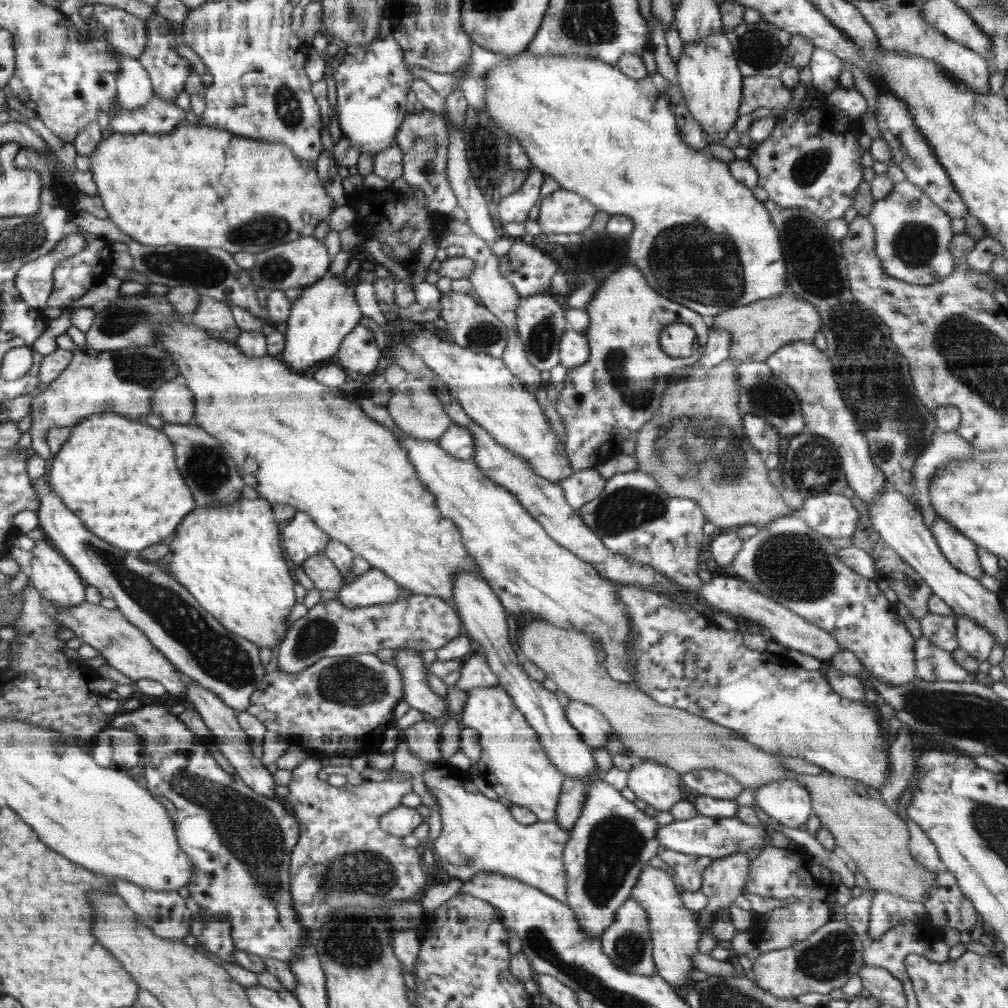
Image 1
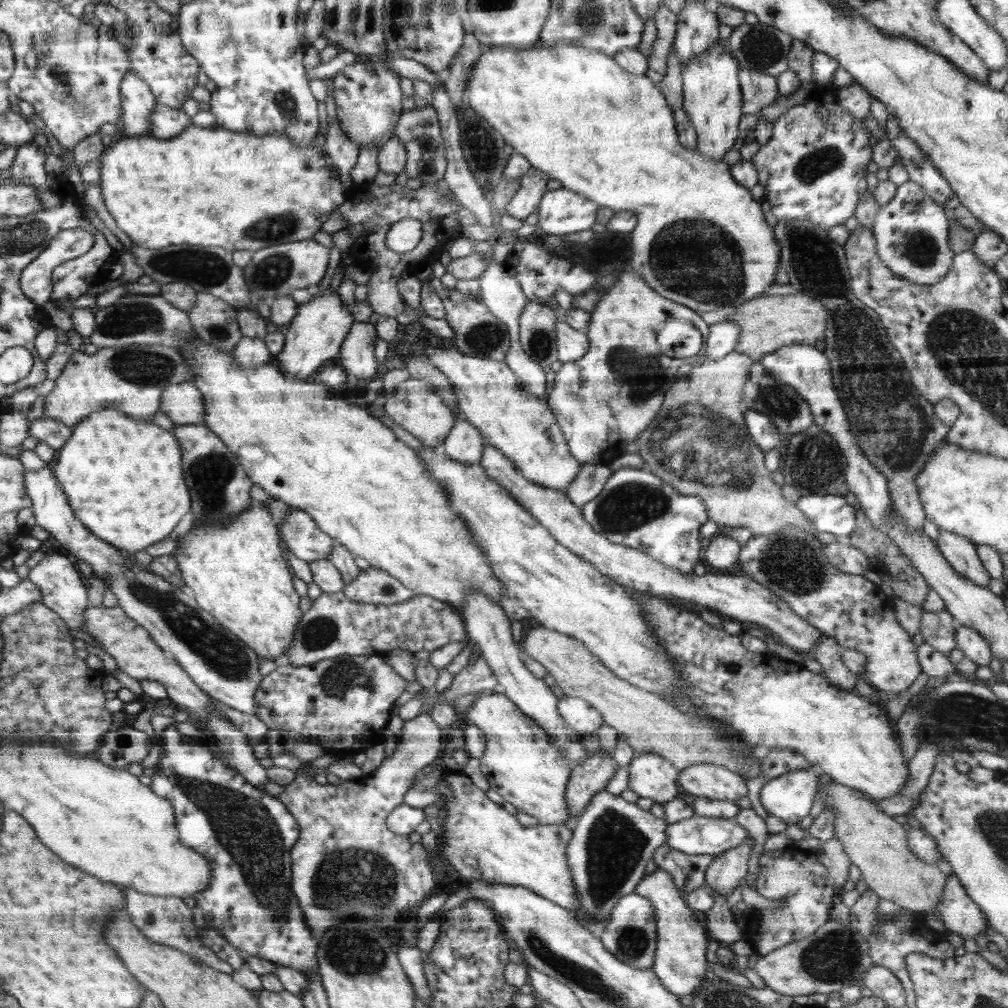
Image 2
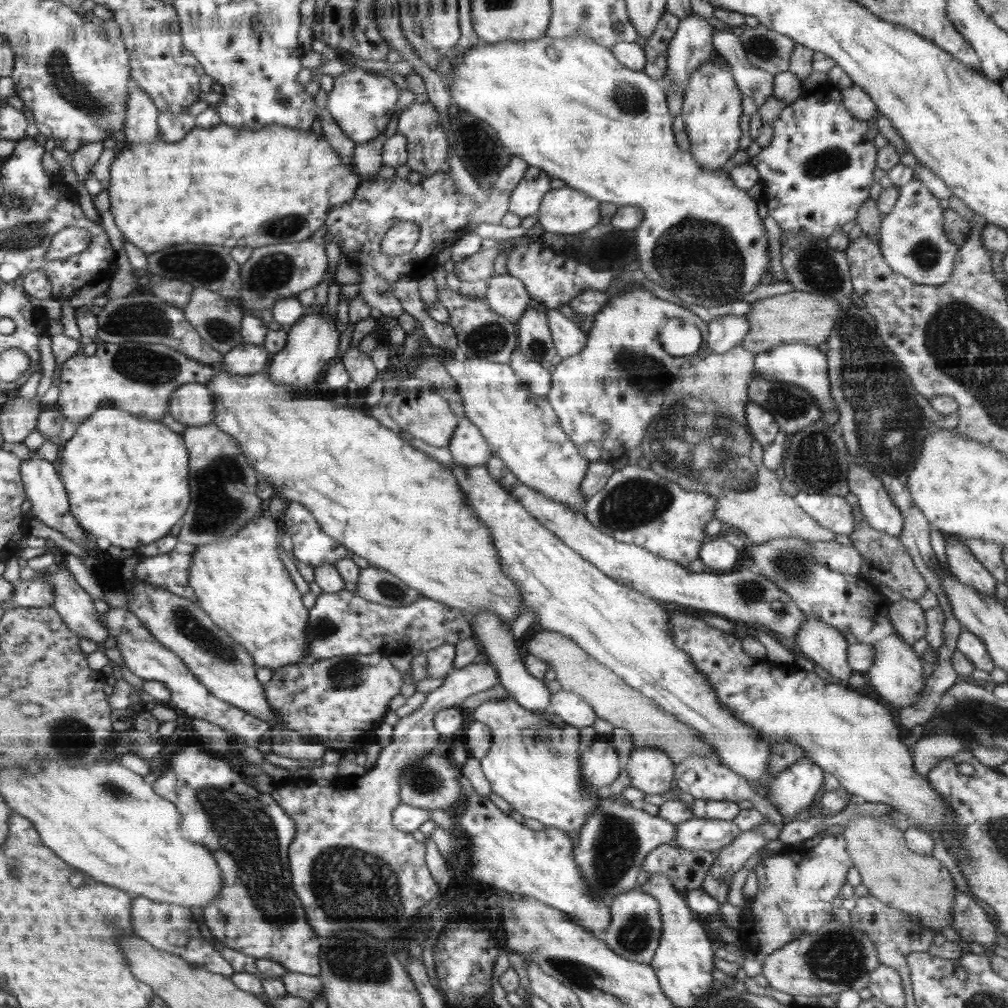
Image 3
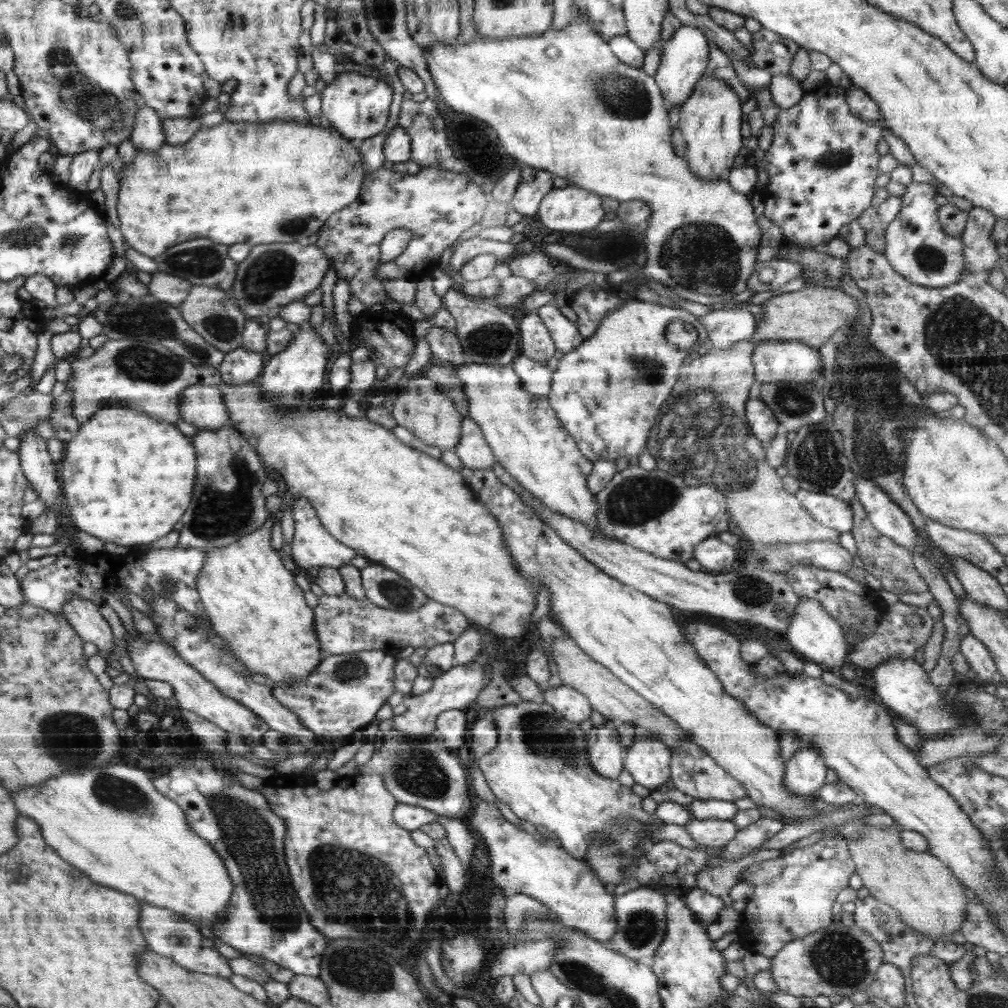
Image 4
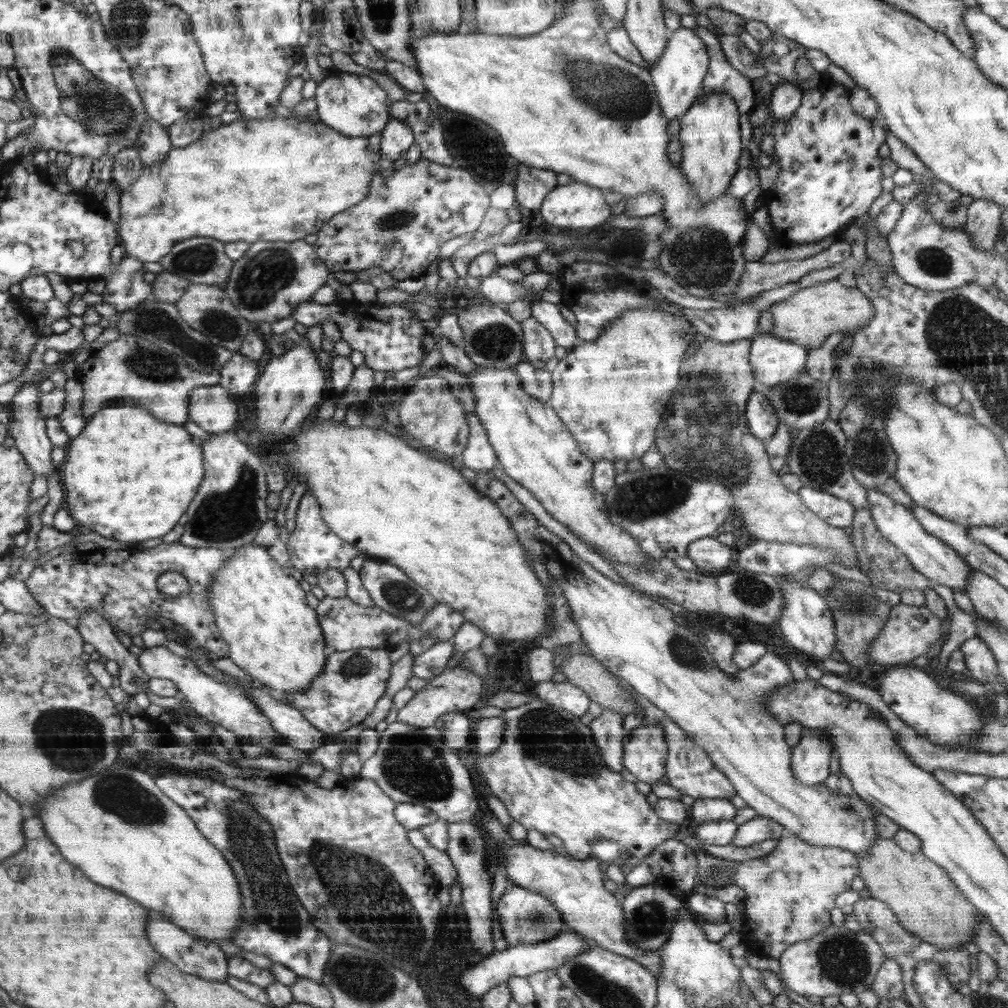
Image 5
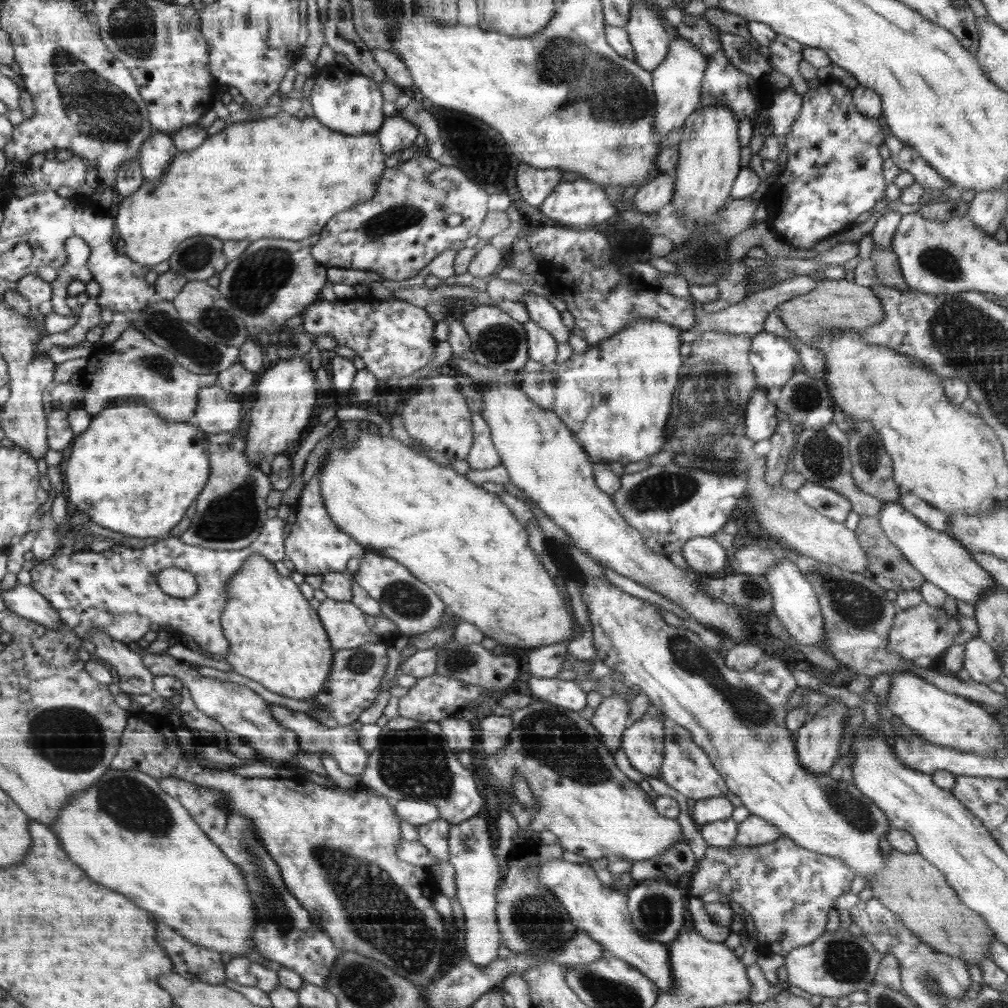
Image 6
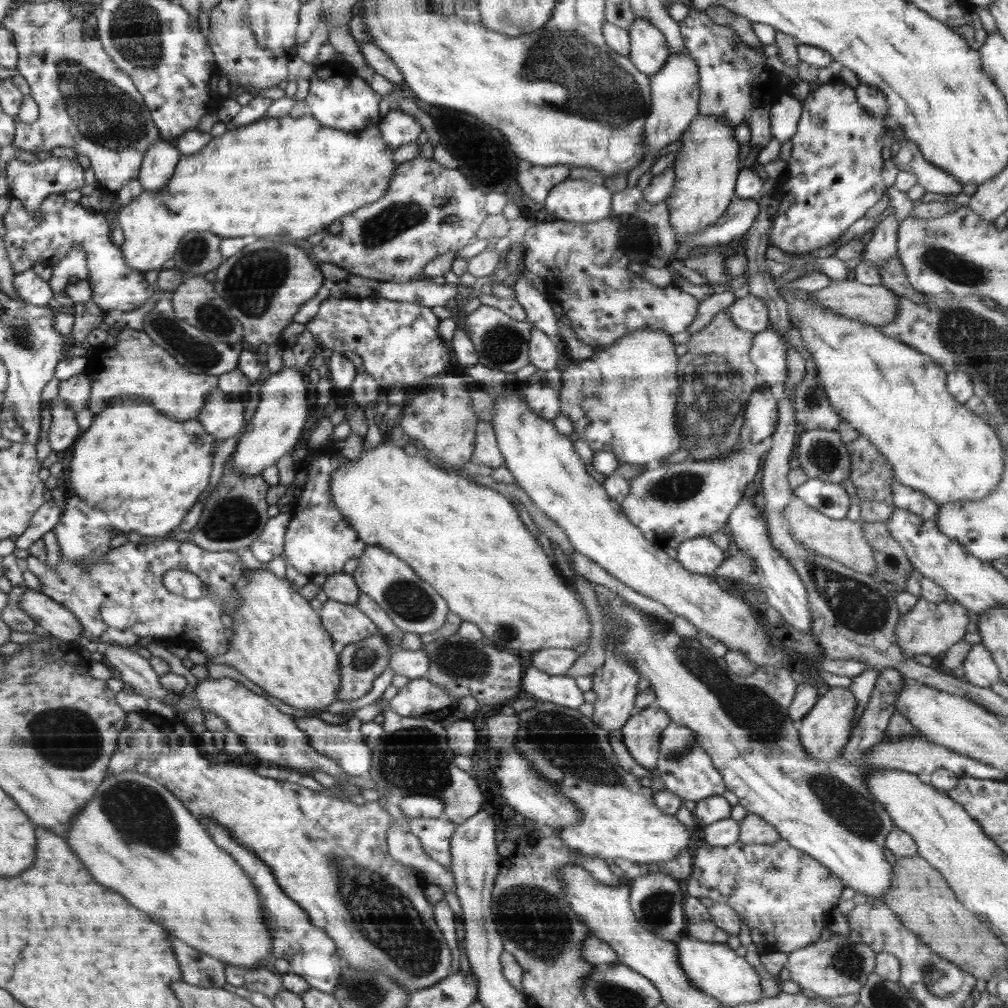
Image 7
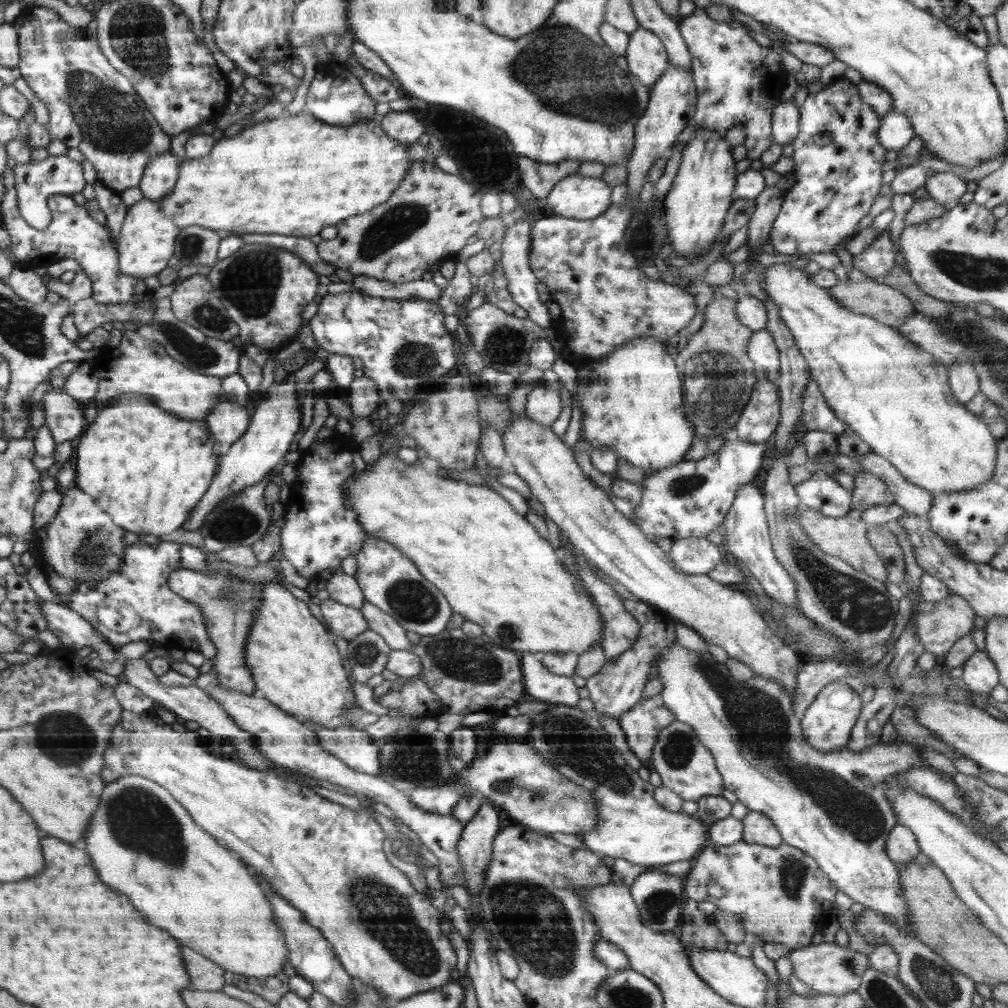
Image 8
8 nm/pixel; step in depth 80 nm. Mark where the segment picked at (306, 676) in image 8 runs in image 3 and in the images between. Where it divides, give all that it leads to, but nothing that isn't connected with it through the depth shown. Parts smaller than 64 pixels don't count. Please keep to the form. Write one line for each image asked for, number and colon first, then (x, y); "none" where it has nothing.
3: (243, 585)
4: (252, 601)
5: (273, 635)
6: (275, 638)
7: (277, 641)

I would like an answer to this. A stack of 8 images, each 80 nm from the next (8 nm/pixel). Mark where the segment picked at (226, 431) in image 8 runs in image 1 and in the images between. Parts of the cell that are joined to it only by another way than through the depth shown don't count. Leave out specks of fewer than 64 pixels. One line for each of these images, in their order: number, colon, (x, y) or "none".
1: (173, 402)
2: (183, 403)
3: (192, 404)
4: (203, 406)
5: (211, 408)
6: (216, 412)
7: (223, 419)

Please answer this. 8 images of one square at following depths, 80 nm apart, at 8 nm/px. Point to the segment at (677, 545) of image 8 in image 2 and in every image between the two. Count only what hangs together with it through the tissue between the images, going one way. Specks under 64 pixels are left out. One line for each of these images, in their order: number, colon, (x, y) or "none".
2: (721, 552)
3: (718, 555)
4: (712, 554)
5: (709, 555)
6: (705, 555)
7: (700, 555)

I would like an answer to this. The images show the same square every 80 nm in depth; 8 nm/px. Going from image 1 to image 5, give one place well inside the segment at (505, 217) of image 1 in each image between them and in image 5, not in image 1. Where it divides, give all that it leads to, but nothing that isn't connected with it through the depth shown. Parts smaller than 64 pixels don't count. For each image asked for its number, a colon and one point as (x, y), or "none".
2: (533, 185)
3: (525, 199)
4: (535, 183)
5: (533, 184)

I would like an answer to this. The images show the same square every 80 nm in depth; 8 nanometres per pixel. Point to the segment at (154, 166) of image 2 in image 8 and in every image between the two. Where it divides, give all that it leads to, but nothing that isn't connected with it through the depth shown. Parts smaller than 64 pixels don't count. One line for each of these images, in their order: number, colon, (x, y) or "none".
3: (224, 185)
4: (286, 179)
5: (272, 179)
6: (288, 176)
7: (293, 174)
8: (255, 181)

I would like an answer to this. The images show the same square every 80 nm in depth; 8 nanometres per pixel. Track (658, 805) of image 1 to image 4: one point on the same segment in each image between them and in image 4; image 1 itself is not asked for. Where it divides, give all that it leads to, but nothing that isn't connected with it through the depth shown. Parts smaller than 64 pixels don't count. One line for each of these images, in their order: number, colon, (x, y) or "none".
2: (652, 776)
3: (650, 769)
4: (647, 759)

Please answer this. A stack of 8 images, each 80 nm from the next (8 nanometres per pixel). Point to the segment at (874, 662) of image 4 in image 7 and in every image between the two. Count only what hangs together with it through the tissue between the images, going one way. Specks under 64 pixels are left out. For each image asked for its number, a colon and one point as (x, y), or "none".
5: (910, 631)
6: (926, 630)
7: (931, 628)

